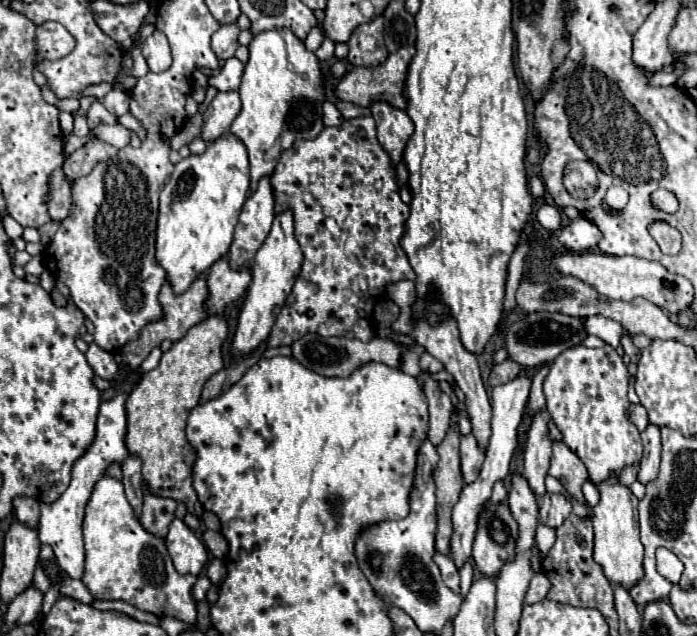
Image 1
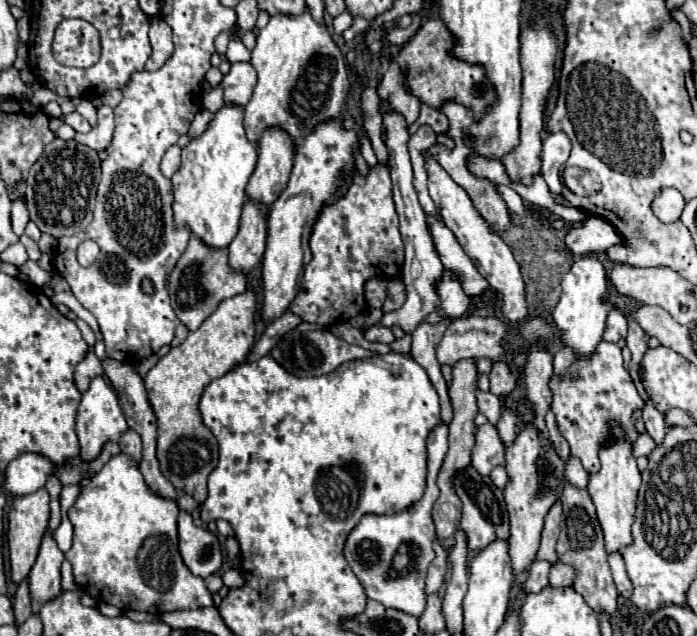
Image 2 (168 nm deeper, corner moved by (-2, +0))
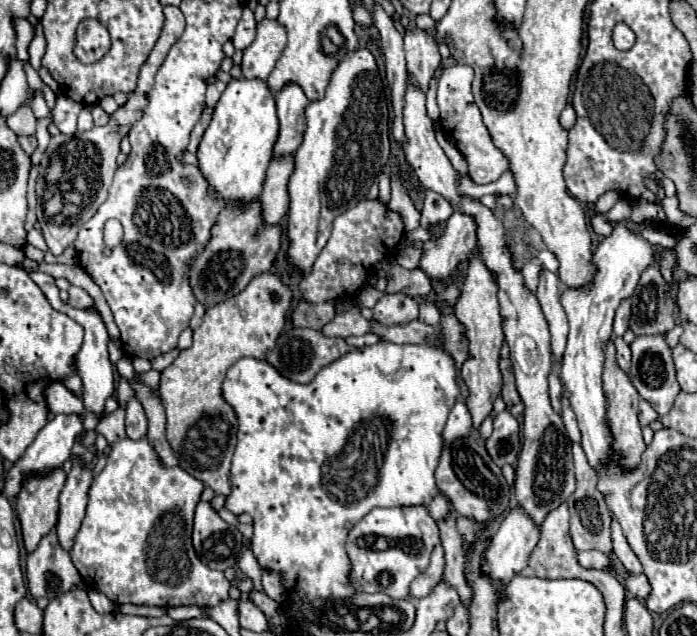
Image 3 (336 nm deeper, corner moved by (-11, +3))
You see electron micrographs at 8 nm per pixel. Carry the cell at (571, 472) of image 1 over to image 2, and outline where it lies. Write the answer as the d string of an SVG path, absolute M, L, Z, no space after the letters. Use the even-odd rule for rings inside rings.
M548 411L548 415L546 415L546 427L548 427L548 435L550 435L550 439L552 439L552 445L554 445L556 455L566 463L568 457L570 457L570 447L568 447L566 439L562 439L562 435L560 435L560 431L558 431L558 427L556 427L556 423L554 423L552 411Z

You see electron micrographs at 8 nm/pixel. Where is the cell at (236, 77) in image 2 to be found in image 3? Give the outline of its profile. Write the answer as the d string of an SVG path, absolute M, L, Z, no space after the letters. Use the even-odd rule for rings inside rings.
M263 18L257 22L257 36L243 54L243 76L267 80L285 48L285 42L285 28L277 20Z

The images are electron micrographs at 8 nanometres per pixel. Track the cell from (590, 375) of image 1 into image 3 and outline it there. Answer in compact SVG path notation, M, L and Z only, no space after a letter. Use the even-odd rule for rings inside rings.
M615 338L615 346L617 346L617 360L619 360L619 366L627 372L629 362L631 362L631 350L629 350L629 344L625 344L623 338Z

